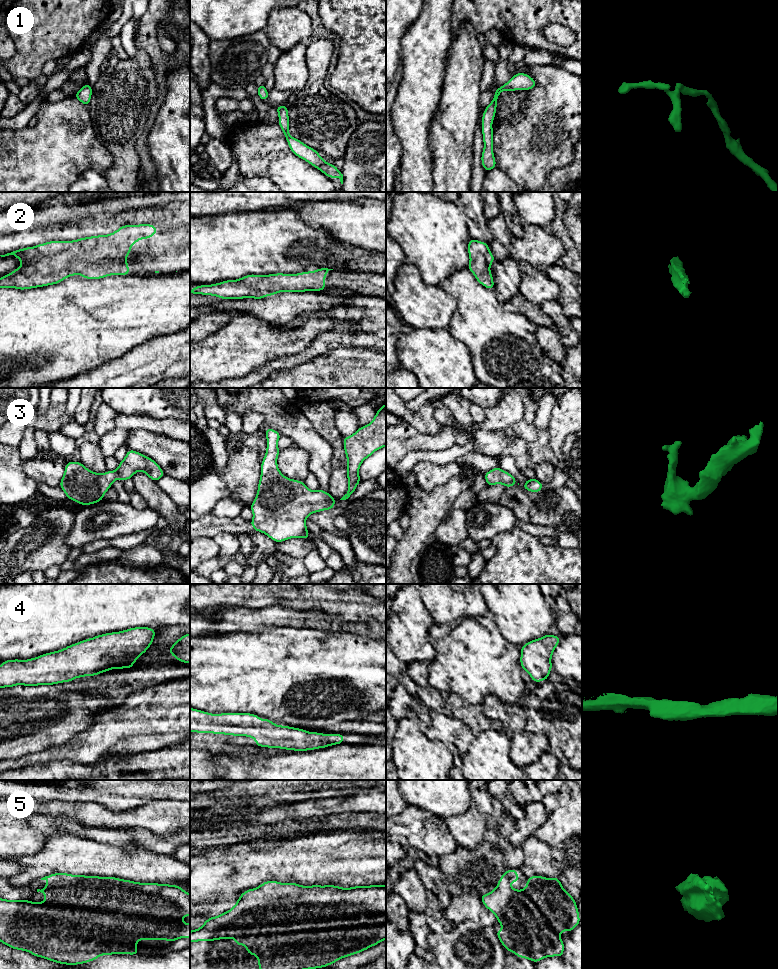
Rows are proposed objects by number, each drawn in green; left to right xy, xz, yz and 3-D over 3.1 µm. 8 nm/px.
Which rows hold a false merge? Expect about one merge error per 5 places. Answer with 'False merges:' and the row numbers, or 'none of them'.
False merges: none of them

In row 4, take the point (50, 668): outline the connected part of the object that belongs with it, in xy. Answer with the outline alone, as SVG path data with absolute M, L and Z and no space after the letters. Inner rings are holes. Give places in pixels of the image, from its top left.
M134 627L124 631L97 635L59 651L45 653L28 660L6 660L0 665L0 689L16 685L38 686L72 682L75 678L95 676L111 669L132 668L137 658L144 654L155 637L155 629Z

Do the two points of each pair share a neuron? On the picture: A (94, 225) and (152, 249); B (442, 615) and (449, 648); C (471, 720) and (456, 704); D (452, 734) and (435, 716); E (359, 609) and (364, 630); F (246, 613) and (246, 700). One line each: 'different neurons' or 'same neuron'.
A: different neurons
B: different neurons
C: same neuron
D: same neuron
E: different neurons
F: different neurons

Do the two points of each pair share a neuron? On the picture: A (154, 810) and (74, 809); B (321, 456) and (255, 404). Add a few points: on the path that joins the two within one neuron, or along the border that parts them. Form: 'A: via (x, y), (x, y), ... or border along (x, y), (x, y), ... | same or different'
A: via (134, 818), (104, 818), (94, 814) | same
B: via (306, 439), (285, 418), (277, 416), (272, 411) | same

